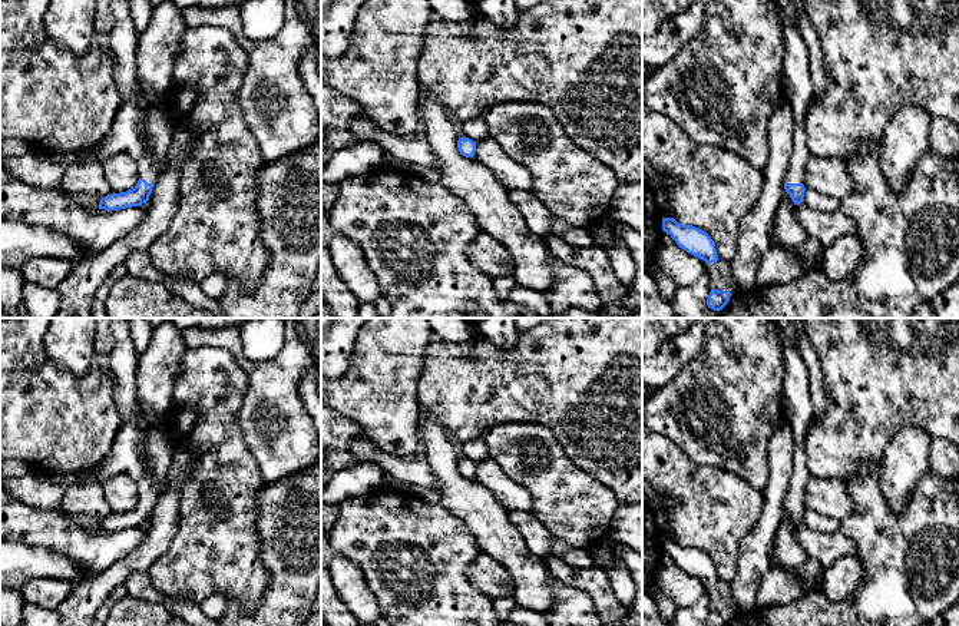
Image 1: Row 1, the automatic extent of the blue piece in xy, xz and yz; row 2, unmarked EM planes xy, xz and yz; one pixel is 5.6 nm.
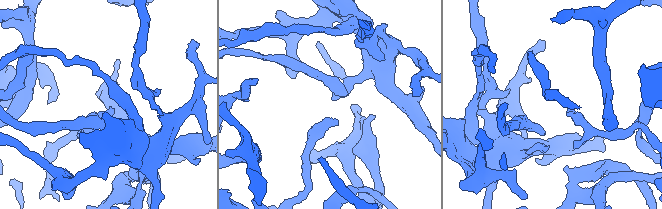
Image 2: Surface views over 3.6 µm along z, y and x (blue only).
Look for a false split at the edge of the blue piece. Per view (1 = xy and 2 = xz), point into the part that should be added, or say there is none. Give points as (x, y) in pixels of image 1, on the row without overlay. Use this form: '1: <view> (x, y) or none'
1: xy (161, 363)
2: none

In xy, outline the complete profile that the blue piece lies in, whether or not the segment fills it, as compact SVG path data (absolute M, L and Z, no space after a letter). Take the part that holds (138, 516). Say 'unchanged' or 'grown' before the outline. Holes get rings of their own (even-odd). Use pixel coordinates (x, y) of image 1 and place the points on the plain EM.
grown; M169 319L152 329L136 370L136 398L140 414L120 425L110 453L93 470L54 474L30 470L23 477L4 477L0 480L0 488L27 506L54 510L73 484L103 484L113 476L129 474L139 487L136 507L102 519L97 529L118 531L142 527L149 521L159 490L145 468L140 446L149 428L165 425L172 408L175 378L181 372L186 350L181 331Z

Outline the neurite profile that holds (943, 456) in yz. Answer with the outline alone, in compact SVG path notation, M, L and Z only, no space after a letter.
M932 438L929 450L929 470L948 480L958 478L959 447L943 438Z

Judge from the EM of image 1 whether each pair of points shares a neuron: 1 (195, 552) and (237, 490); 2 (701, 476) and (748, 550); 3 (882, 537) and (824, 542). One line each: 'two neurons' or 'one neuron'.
1: one neuron
2: two neurons
3: two neurons

